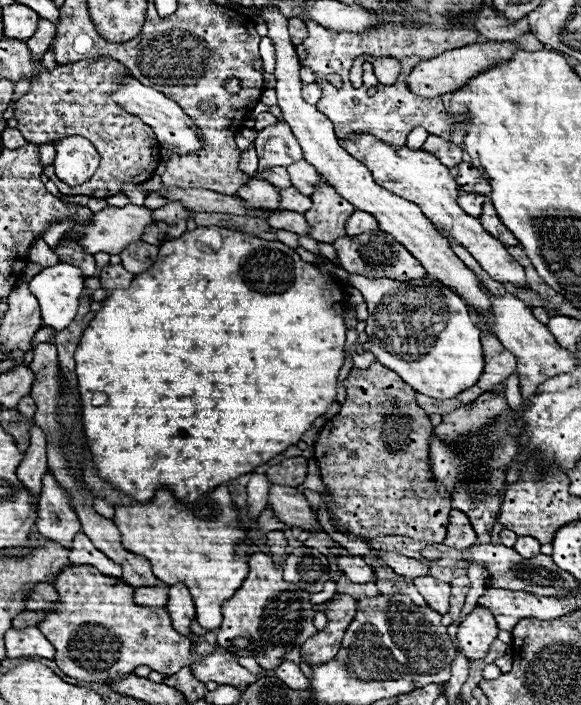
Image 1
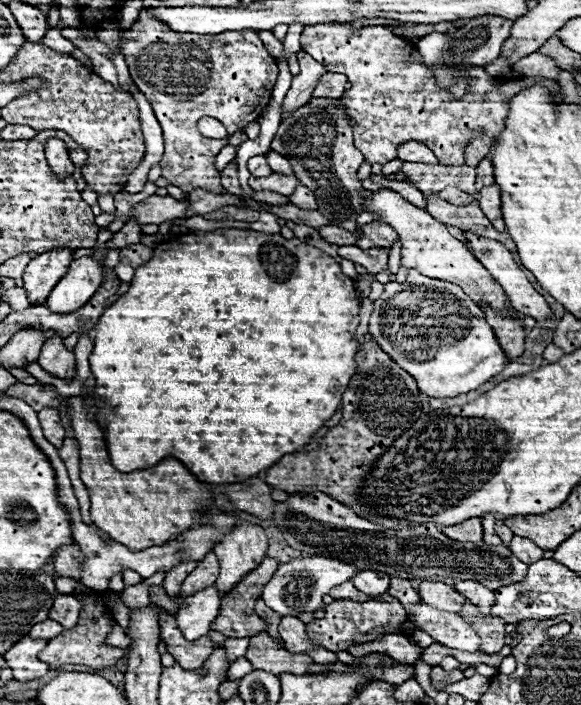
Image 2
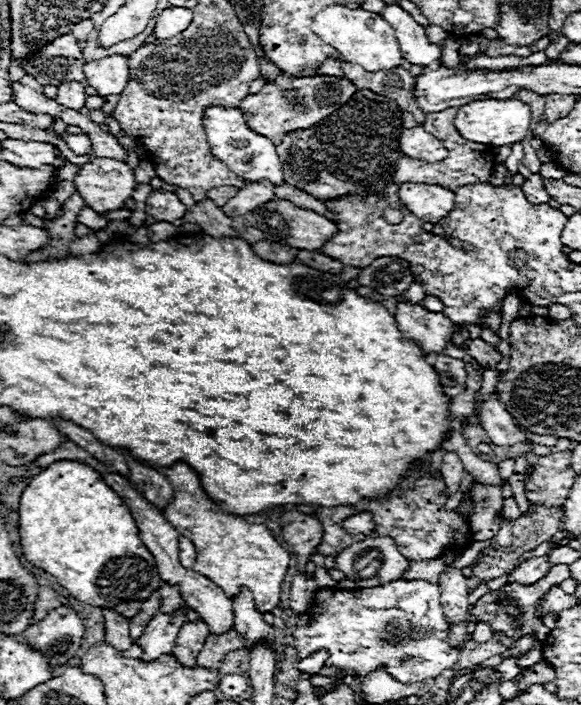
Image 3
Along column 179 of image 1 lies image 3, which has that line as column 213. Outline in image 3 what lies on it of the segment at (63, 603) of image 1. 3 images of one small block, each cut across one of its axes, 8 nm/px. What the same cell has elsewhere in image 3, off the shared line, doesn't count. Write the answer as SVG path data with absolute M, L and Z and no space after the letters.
M234 628L224 634L210 634L206 638L206 646L200 650L200 654L196 658L196 666L208 668L208 670L218 670L228 652L242 650L242 648L244 648L244 640Z

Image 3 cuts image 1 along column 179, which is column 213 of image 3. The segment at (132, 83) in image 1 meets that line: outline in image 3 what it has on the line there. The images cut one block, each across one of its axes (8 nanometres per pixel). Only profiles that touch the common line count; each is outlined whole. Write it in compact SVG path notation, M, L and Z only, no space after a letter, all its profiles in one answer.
M208 106L204 110L204 120L202 120L202 126L208 134L208 144L210 144L210 150L212 154L226 162L226 166L240 178L248 180L248 182L258 182L262 178L266 178L268 182L274 182L274 186L282 184L284 182L284 172L282 172L282 164L278 160L278 154L276 154L276 148L274 144L252 132L246 122L244 122L244 116L238 108L220 108L220 106Z

